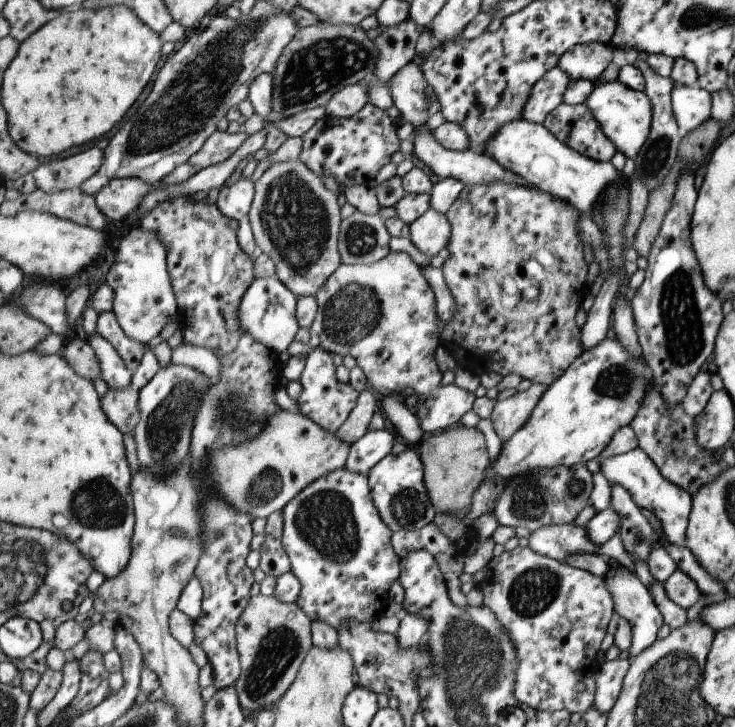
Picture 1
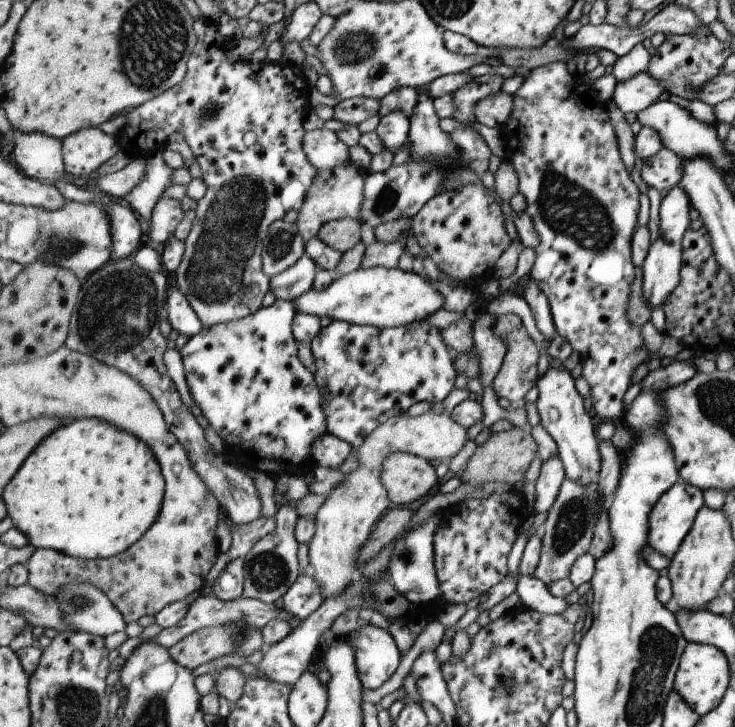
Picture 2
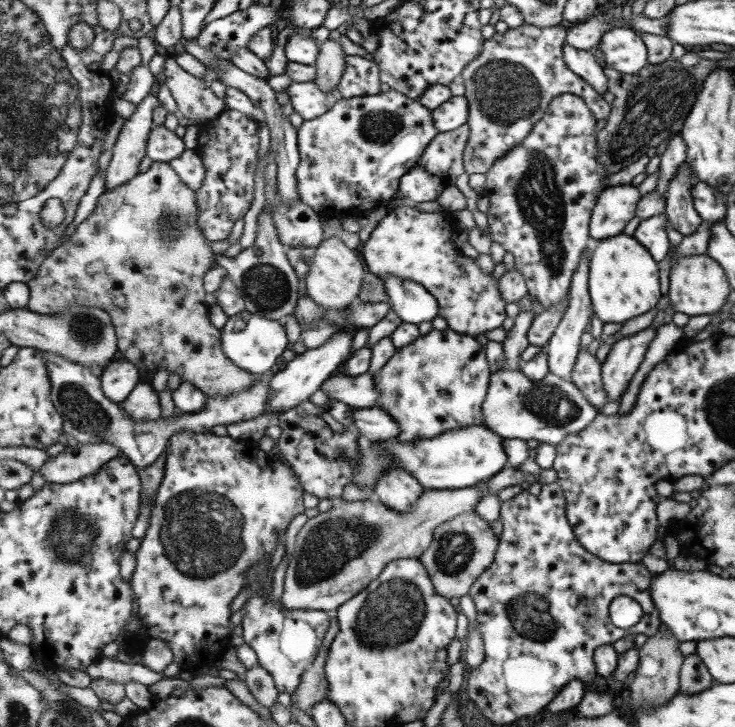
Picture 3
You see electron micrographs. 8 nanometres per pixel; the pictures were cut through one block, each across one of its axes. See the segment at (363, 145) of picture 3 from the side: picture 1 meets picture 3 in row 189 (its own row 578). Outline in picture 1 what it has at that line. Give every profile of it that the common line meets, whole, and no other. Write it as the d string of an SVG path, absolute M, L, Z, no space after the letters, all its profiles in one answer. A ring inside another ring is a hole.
M343 467L337 469L331 474L325 474L317 478L314 482L311 482L309 486L305 487L303 491L299 492L285 508L283 508L283 522L284 522L284 534L283 534L283 546L289 554L292 562L292 571L298 576L302 584L302 593L297 604L303 608L303 612L307 613L307 616L312 617L312 620L321 620L321 622L327 622L331 624L333 628L341 628L345 622L375 622L381 614L377 614L377 602L381 600L383 602L383 596L389 594L391 586L399 580L401 576L401 569L403 565L403 559L397 556L393 544L391 544L393 530L389 528L388 524L385 524L381 513L375 500L373 500L373 489L369 486L369 479L365 474L357 474L357 472L351 472L347 468Z

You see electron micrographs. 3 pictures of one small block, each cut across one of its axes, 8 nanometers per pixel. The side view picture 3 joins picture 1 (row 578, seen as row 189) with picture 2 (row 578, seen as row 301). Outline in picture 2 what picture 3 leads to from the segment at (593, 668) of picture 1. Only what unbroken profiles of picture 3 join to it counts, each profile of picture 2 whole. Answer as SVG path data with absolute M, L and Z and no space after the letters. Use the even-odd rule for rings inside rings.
M567 478L563 482L556 502L549 510L549 519L542 527L544 546L540 564L534 573L548 588L562 579L570 579L576 561L582 555L590 553L594 529L603 507L605 504L598 494L598 481L591 487L580 486Z

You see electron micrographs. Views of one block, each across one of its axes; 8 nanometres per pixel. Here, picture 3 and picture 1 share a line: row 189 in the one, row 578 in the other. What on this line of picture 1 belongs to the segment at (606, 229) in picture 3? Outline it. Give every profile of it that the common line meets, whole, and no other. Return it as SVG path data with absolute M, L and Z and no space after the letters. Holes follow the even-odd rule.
M617 561L617 566L609 564L609 572L604 577L609 592L612 592L615 600L616 613L620 618L626 618L633 628L633 644L631 645L630 658L639 656L657 640L657 631L664 623L661 614L657 610L653 593L645 586L636 572L629 571Z

